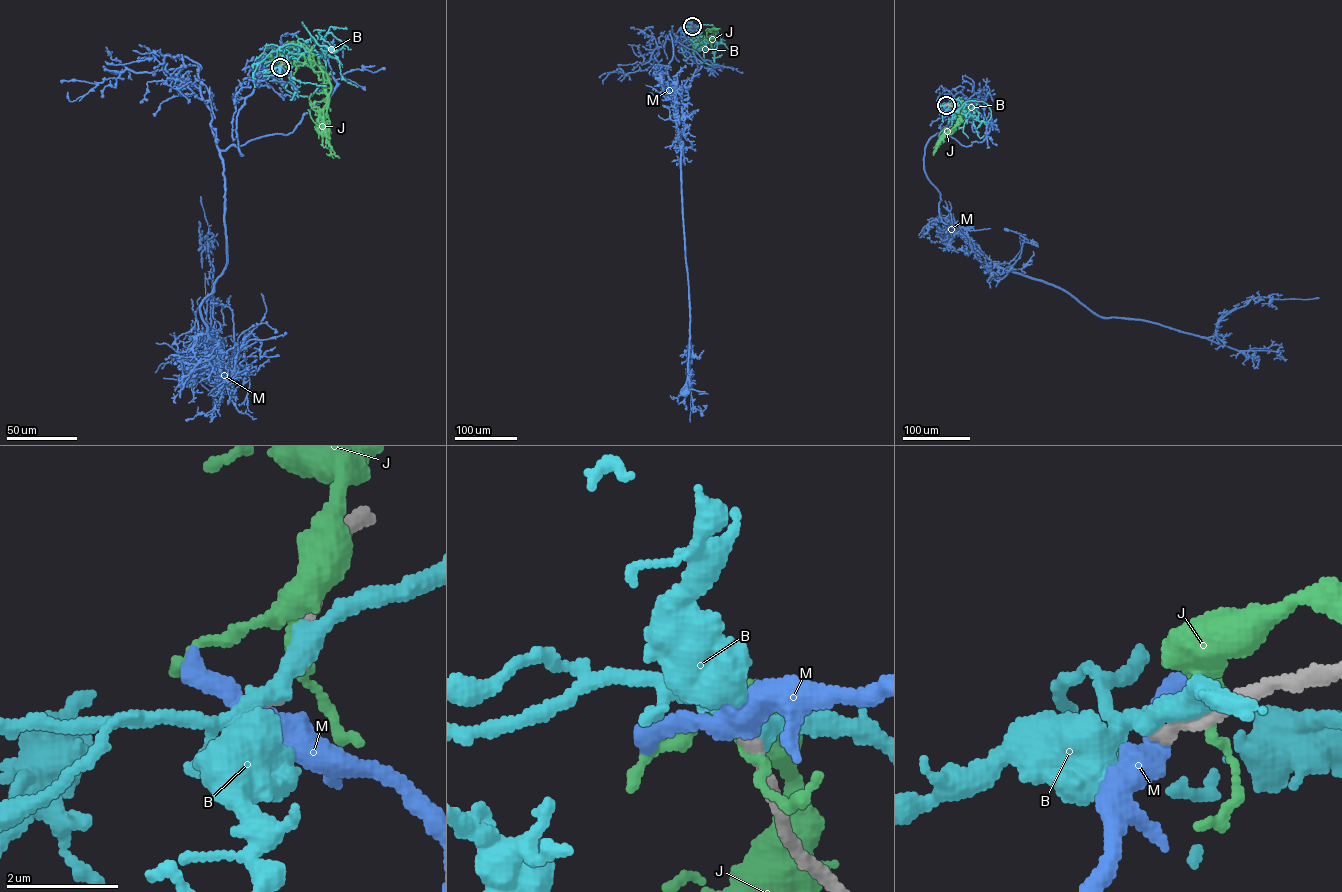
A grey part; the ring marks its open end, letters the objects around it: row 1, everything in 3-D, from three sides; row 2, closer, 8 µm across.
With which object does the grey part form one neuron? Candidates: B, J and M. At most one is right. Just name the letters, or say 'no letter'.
no letter

